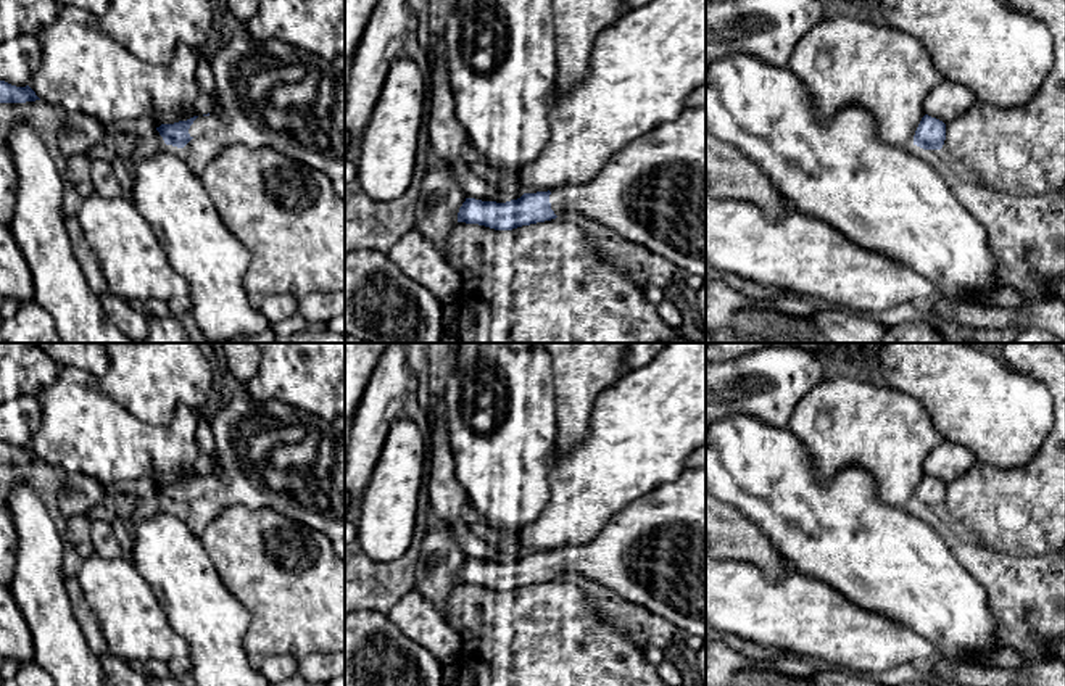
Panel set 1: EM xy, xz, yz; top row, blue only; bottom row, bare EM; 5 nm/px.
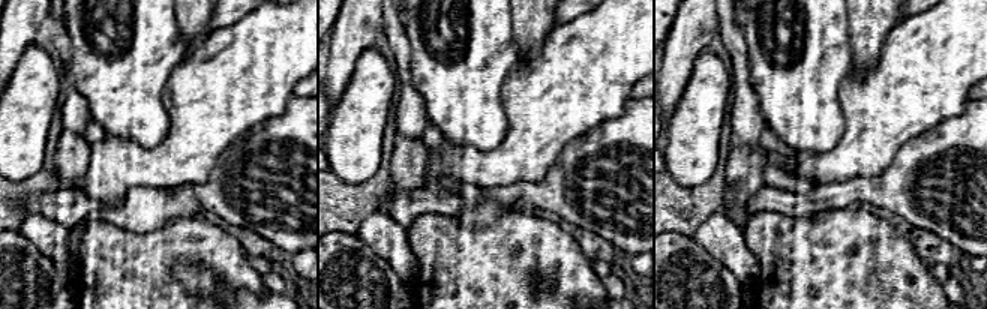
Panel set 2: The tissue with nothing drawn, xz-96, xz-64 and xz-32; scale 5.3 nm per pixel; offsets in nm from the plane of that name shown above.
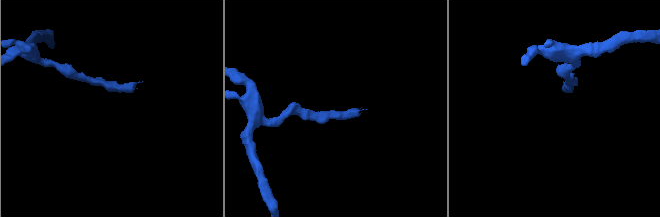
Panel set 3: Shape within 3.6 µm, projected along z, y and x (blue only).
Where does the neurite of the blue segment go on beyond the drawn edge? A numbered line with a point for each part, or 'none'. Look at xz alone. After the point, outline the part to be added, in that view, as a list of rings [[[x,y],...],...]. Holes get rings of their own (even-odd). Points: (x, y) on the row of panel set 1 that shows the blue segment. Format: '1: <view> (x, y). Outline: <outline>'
1: xz (651, 192). Outline: [[[706,106],[685,108],[677,119],[661,124],[619,150],[586,185],[551,190],[551,209],[577,213],[596,221],[628,242],[675,264],[683,274],[706,275]]]

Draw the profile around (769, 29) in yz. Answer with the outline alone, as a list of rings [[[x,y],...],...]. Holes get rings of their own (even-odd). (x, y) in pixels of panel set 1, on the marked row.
[[[707,0],[706,64],[751,53],[786,68],[796,43],[825,19],[825,0]]]

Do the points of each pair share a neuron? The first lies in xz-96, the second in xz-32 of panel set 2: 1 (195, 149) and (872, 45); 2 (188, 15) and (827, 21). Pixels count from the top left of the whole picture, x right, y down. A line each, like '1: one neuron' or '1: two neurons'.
1: two neurons
2: two neurons

